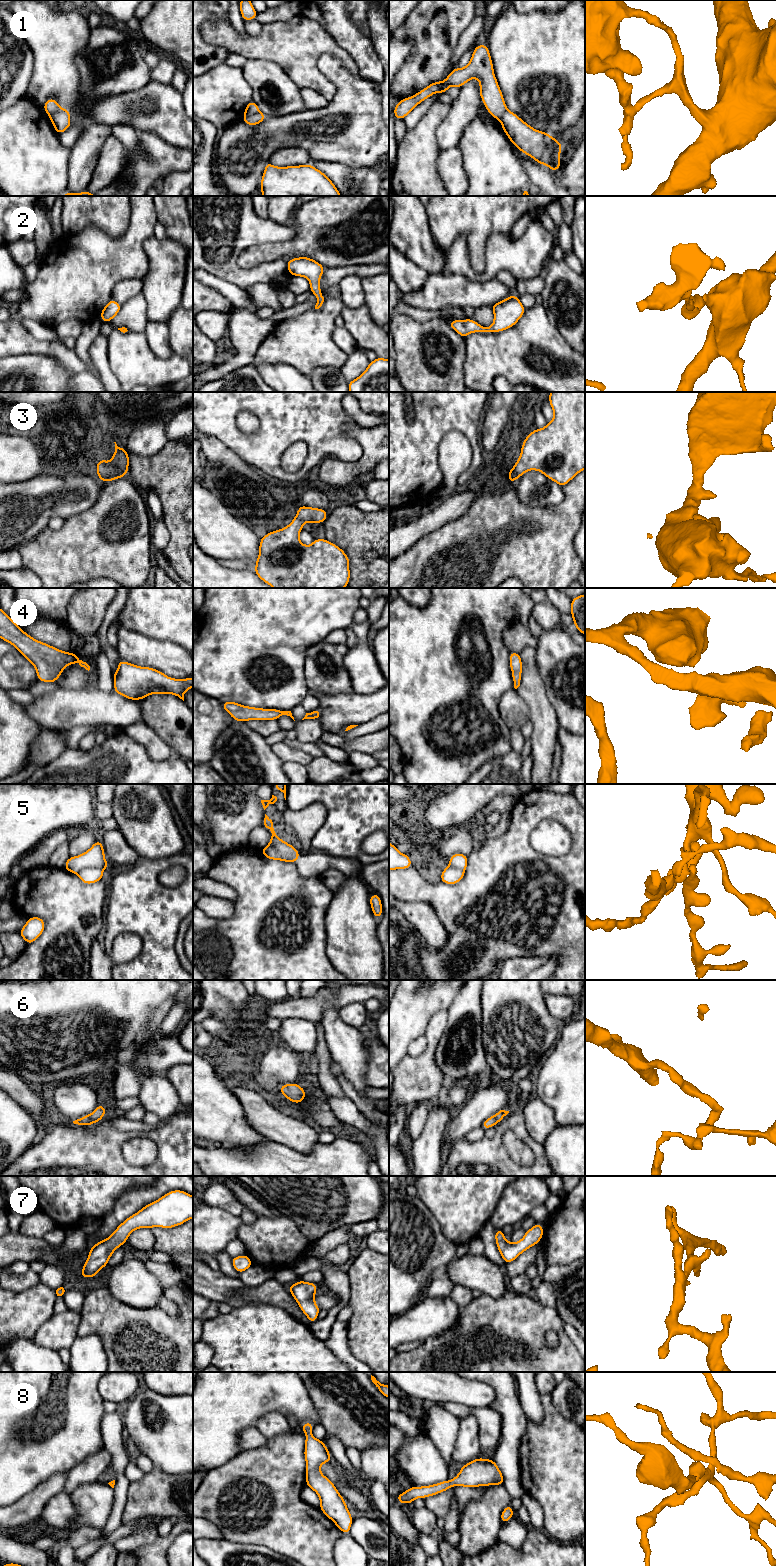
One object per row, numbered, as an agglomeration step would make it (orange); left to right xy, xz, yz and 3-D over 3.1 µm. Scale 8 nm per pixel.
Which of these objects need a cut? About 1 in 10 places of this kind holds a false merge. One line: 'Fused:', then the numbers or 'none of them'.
Fused: 1

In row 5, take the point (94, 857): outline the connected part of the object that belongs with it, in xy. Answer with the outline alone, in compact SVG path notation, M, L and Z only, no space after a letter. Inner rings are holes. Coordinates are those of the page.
M95 841L86 852L67 859L64 869L78 875L82 883L93 884L103 879L103 869L109 868L105 861L103 843Z

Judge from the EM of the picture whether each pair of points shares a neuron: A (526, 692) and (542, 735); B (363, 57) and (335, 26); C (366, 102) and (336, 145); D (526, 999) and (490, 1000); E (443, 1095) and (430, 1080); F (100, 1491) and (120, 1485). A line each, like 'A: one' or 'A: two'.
A: one
B: one
C: one
D: one
E: two
F: two

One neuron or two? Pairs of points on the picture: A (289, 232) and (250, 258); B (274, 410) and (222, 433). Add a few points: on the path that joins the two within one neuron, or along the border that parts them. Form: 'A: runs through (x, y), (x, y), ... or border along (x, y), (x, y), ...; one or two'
A: border along (295, 233), (289, 240), (264, 242), (250, 247); two
B: runs through (258, 405), (239, 405), (227, 417); one

